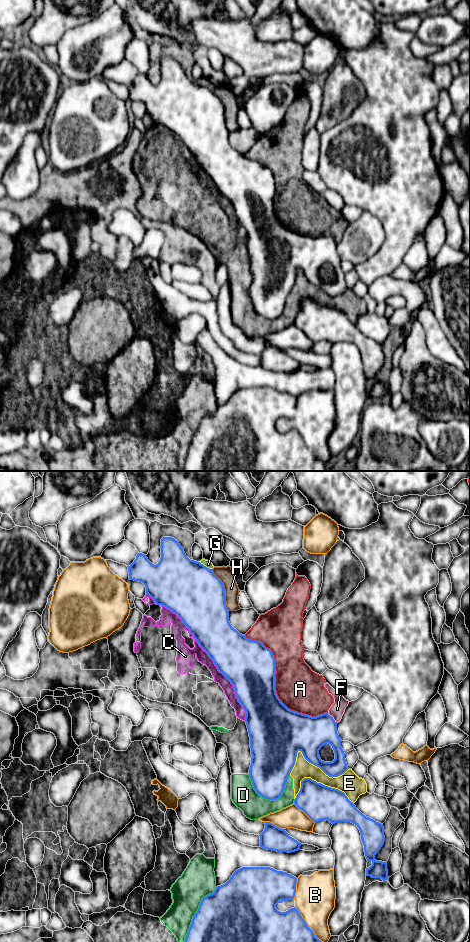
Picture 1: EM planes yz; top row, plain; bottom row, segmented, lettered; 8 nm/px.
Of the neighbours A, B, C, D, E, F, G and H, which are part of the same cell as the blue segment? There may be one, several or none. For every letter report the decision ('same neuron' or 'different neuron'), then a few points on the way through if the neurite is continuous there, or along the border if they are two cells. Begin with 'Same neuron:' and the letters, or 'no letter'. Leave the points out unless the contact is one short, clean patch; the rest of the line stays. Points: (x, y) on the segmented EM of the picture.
Same neuron: no letter
A: different neuron
B: different neuron
C: different neuron
D: different neuron
E: different neuron
F: different neuron
G: different neuron
H: different neuron

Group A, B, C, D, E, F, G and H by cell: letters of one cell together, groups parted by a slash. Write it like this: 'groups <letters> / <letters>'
groups A C D E F G H / B

